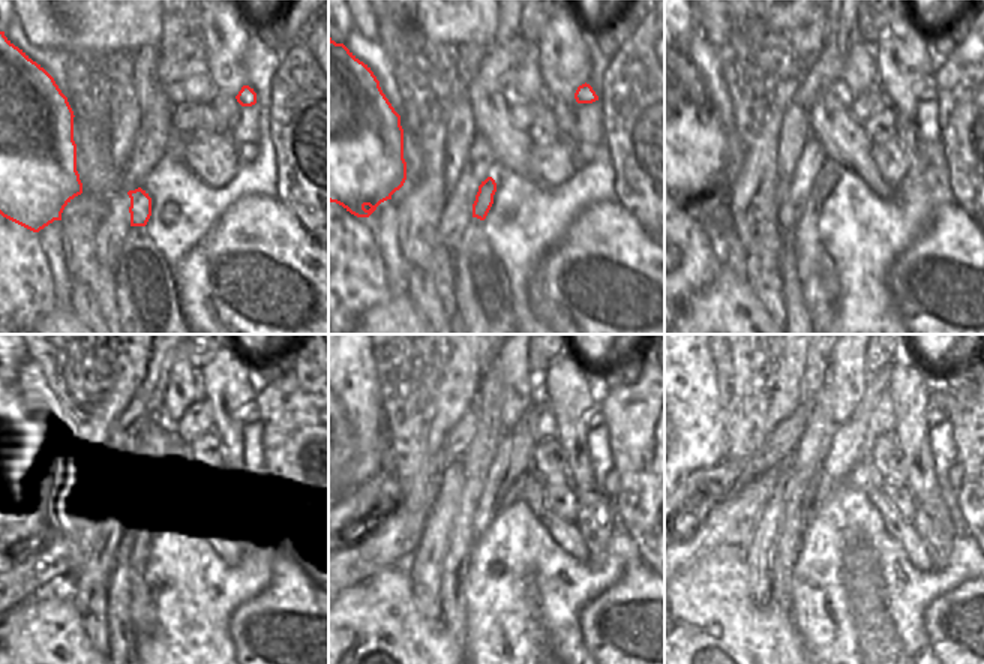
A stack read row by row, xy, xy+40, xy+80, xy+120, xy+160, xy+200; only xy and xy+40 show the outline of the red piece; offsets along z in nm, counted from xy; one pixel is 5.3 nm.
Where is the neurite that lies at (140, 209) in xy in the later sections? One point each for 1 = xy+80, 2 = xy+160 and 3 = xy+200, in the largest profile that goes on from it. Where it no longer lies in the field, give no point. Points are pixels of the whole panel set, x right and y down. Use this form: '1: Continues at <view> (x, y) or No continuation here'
1: Continues at xy+80 (830, 173)
2: Continues at xy+160 (495, 496)
3: Continues at xy+200 (828, 481).

